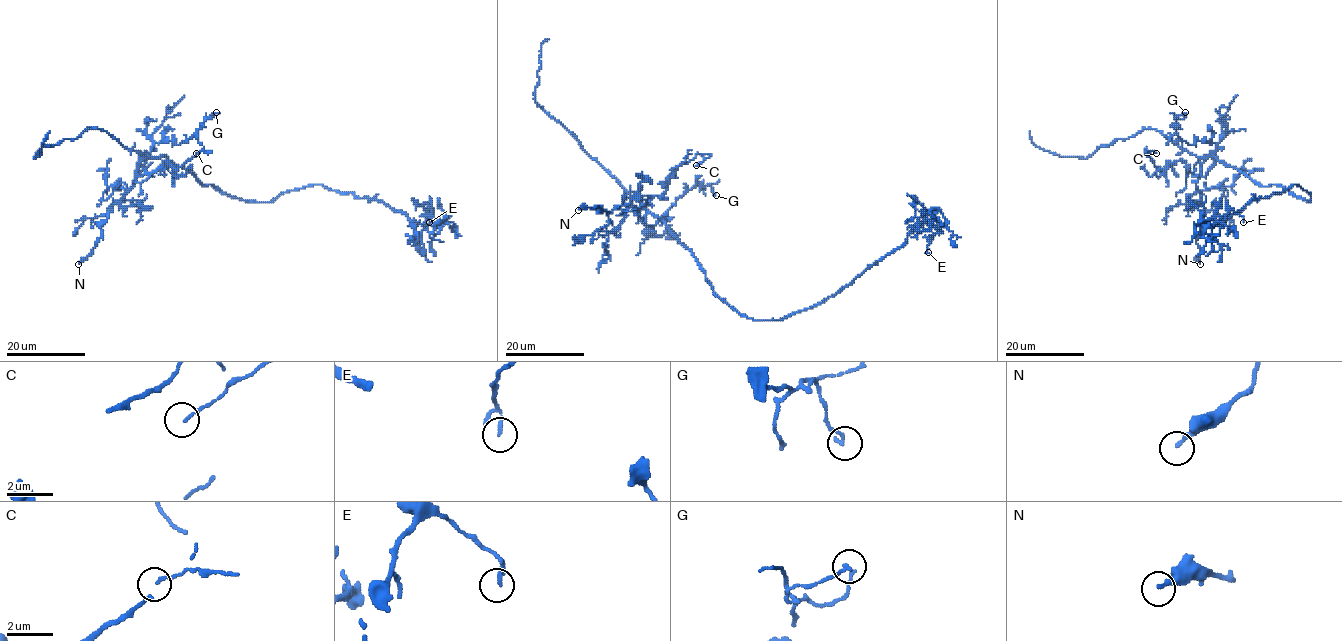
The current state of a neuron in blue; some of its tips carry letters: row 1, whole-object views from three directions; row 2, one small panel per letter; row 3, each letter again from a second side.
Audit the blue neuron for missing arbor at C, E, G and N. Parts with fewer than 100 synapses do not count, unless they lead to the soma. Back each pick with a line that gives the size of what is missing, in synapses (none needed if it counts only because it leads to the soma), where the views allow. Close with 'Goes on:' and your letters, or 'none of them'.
Goes on: none of them

